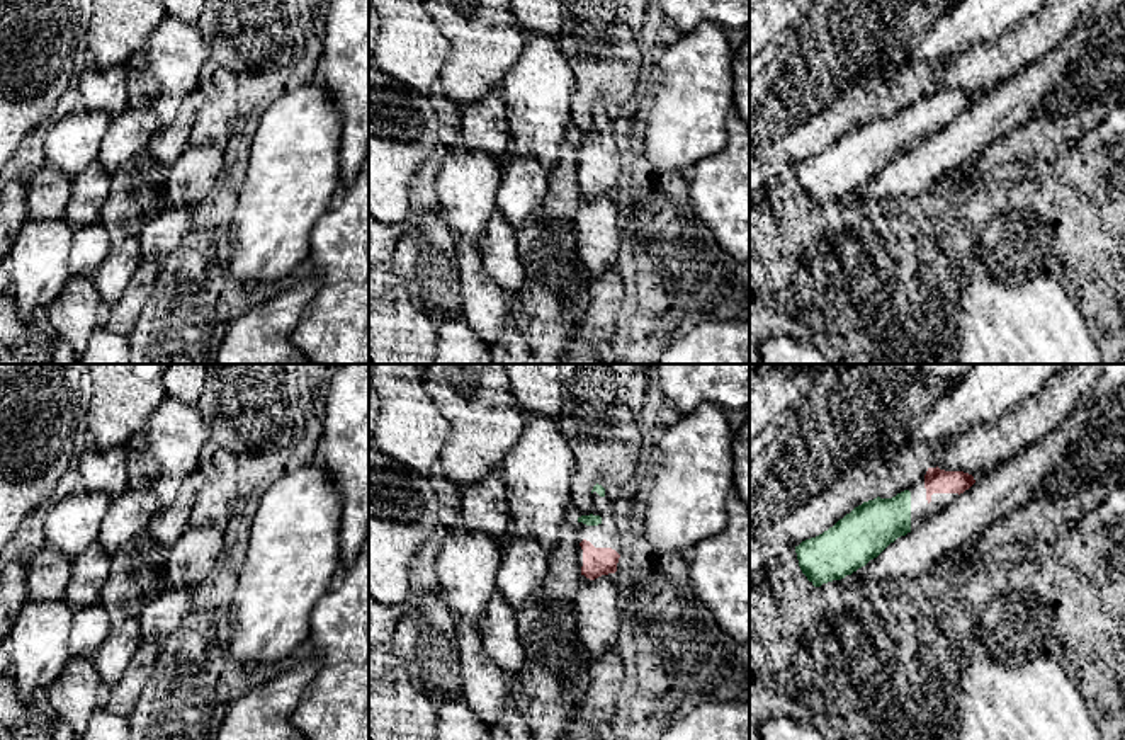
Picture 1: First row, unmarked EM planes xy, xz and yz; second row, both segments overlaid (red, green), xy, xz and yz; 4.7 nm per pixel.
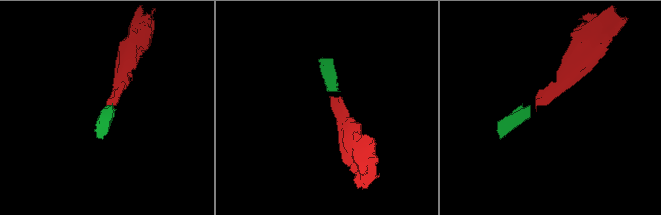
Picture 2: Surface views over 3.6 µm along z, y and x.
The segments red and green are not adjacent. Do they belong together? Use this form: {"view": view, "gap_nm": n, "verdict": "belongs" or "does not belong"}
{"view": "xz", "gap_nm": 70, "verdict": "belongs"}

